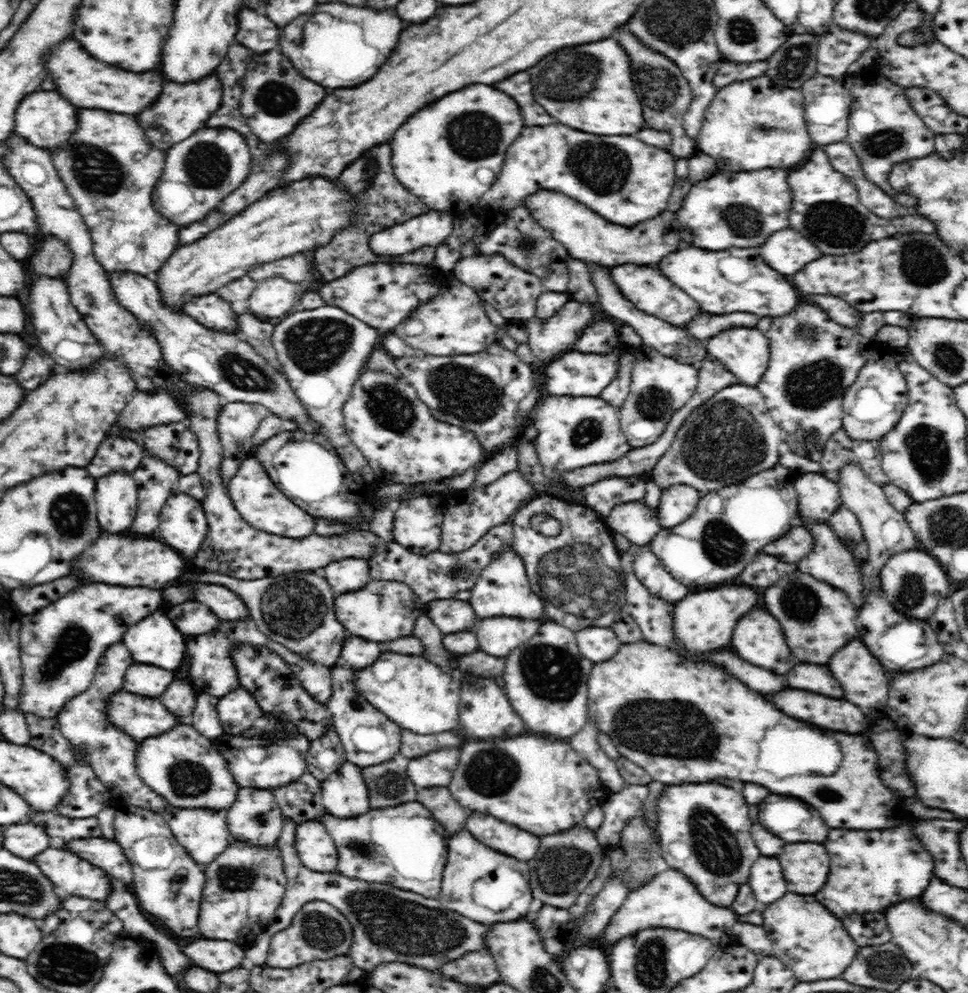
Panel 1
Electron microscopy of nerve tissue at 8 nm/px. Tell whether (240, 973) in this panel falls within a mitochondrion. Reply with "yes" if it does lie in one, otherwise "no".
no

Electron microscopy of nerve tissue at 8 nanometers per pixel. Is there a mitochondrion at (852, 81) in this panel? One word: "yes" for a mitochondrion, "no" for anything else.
no

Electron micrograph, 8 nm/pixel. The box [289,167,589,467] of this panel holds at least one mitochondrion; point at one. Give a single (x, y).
(462, 392)

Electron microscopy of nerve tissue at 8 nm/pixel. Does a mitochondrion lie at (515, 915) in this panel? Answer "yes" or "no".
no

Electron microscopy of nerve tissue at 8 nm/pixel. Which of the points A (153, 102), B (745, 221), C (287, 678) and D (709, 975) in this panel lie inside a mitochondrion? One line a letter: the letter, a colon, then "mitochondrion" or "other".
A: other
B: mitochondrion
C: other
D: other

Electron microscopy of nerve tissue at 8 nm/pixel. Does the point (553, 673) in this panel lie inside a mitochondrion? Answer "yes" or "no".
yes

